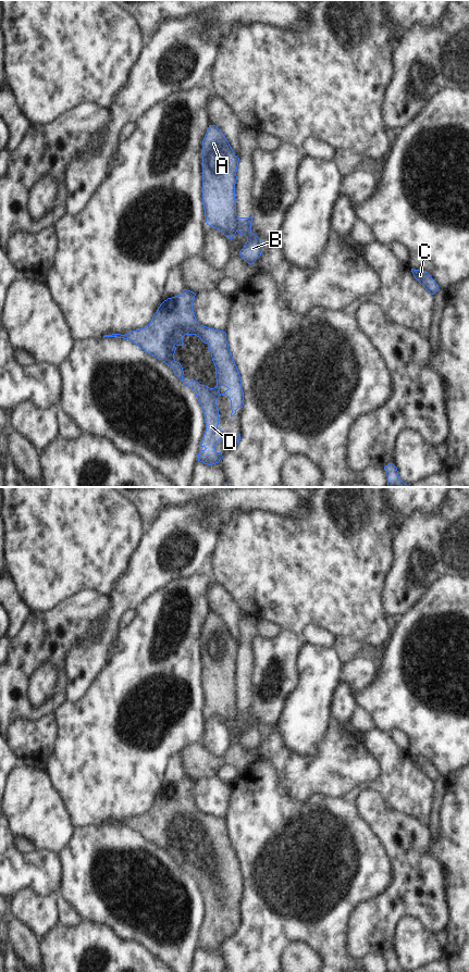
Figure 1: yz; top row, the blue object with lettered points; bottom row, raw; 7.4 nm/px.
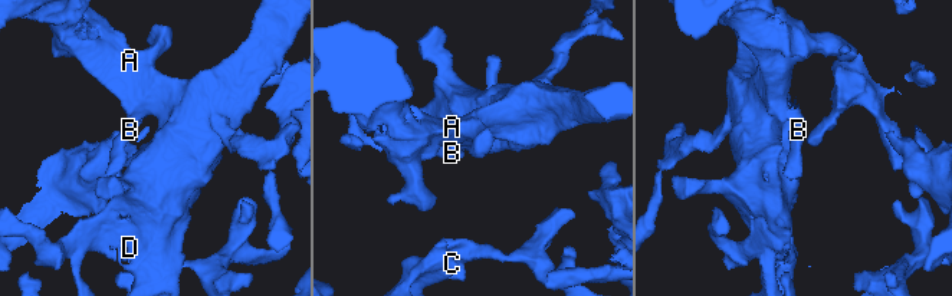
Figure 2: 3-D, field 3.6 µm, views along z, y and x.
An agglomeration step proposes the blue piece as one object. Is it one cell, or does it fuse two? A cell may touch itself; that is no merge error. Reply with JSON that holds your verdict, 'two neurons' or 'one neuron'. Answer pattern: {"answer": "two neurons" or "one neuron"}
{"answer": "two neurons"}

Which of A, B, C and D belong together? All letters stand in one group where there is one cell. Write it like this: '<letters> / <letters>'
A C D / B

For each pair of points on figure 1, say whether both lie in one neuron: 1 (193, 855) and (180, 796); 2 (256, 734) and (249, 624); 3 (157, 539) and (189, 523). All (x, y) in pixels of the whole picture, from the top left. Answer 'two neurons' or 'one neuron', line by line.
1: one neuron
2: one neuron
3: one neuron

